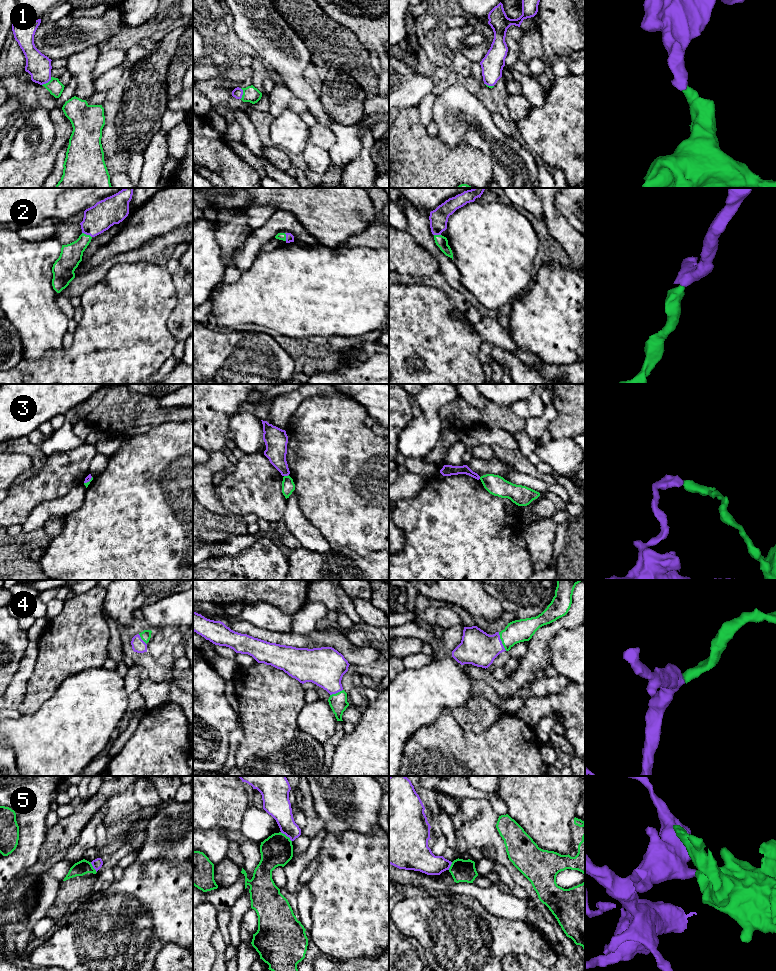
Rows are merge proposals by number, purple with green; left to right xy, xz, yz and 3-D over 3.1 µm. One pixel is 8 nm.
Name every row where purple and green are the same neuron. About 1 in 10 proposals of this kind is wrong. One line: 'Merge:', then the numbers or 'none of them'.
Merge: 1, 2, 4

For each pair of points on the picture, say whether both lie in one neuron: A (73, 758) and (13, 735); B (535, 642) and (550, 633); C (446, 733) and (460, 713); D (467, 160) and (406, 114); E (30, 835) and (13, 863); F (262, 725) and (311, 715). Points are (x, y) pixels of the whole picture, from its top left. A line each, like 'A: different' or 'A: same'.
A: same
B: same
C: different
D: same
E: same
F: different

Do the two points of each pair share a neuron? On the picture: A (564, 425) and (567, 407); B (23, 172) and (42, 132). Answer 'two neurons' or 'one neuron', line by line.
A: one neuron
B: two neurons

